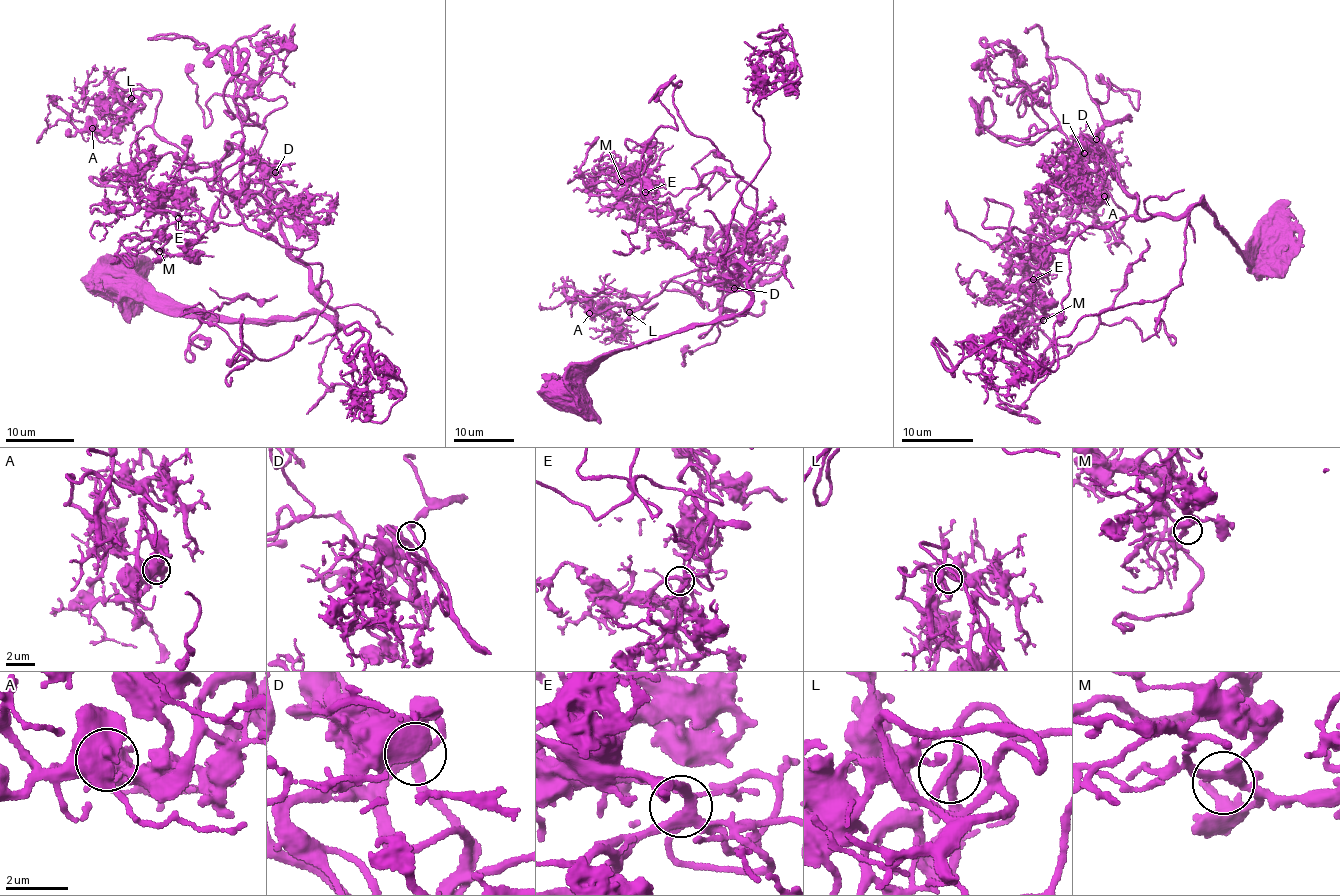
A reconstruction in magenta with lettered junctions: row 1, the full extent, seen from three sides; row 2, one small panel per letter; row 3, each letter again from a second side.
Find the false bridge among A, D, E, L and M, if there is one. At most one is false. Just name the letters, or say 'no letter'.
no letter

